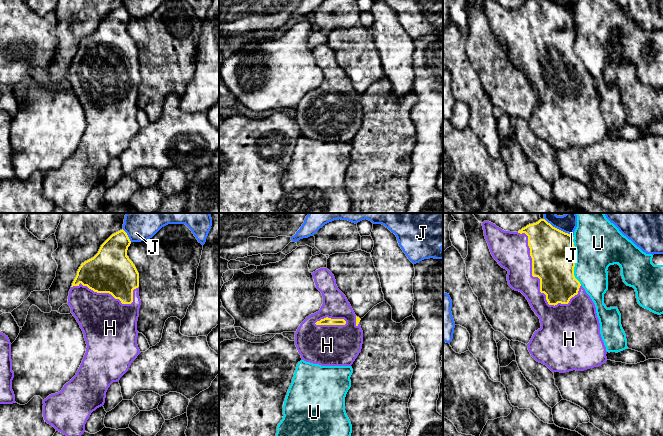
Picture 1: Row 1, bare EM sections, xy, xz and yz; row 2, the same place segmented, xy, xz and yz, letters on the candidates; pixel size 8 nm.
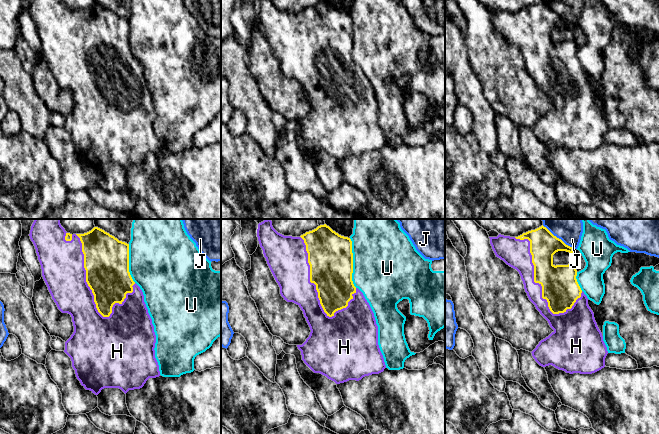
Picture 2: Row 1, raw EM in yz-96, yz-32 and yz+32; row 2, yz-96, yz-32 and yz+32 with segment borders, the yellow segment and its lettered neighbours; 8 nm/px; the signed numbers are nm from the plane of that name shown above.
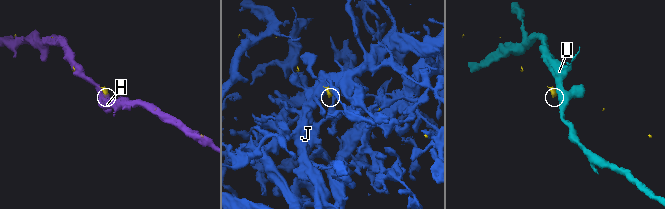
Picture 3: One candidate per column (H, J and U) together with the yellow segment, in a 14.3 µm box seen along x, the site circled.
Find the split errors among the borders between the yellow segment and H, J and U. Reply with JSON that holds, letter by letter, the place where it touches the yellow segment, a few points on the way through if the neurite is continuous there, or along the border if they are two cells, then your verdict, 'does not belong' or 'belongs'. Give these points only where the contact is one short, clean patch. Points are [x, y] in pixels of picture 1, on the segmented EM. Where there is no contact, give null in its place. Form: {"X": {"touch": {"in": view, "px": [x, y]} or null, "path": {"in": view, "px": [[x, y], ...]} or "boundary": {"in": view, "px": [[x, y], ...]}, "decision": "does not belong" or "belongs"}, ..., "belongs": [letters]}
{"H": {"touch": {"in": "yz", "px": [533, 276]}, "decision": "belongs"}, "J": {"touch": {"in": "xy", "px": [127, 235]}, "boundary": {"in": "xy", "px": [[122, 229], [131, 241]]}, "decision": "does not belong"}, "U": {"touch": {"in": "yz", "px": [573, 270]}, "decision": "does not belong"}, "belongs": ["H"]}

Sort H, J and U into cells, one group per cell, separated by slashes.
H / J / U

